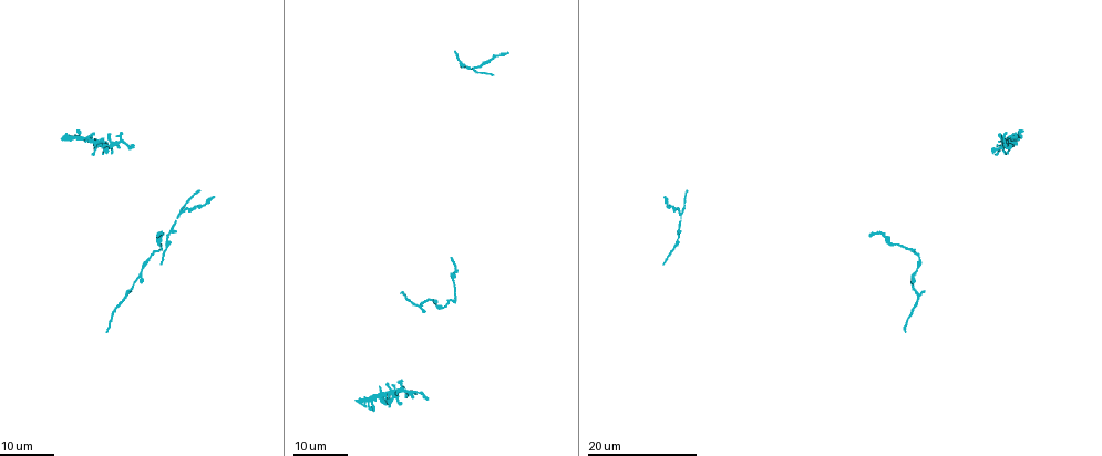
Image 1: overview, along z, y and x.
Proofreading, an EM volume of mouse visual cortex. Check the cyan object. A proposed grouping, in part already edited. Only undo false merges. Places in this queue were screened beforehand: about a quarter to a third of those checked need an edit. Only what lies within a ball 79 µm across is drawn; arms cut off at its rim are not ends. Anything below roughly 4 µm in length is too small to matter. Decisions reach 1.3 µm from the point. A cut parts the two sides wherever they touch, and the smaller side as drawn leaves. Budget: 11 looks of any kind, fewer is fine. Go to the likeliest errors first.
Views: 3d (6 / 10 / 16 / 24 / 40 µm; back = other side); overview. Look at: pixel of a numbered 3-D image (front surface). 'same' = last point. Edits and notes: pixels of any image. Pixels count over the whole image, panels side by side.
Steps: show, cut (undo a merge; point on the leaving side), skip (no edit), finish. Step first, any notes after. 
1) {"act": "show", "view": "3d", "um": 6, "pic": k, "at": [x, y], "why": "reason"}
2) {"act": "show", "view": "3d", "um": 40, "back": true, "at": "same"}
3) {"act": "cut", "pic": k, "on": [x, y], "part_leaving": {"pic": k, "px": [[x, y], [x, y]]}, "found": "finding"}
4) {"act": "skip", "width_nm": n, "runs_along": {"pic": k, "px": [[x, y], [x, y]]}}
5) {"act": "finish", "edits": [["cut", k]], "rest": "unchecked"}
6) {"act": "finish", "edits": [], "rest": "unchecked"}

{"act": "show", "view": "3d", "um": 16, "pic": 1, "at": [681, 216], "why": "arms part here"}

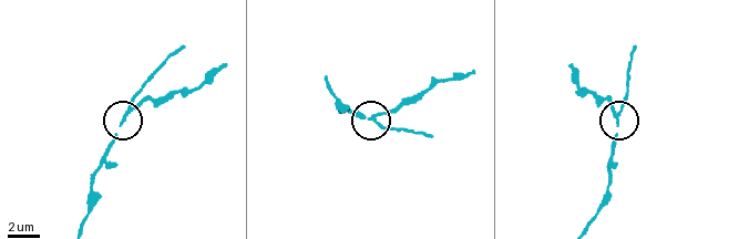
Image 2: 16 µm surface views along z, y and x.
{"act": "show", "view": "3d", "um": 6, "pic": 2, "at": [617, 116]}

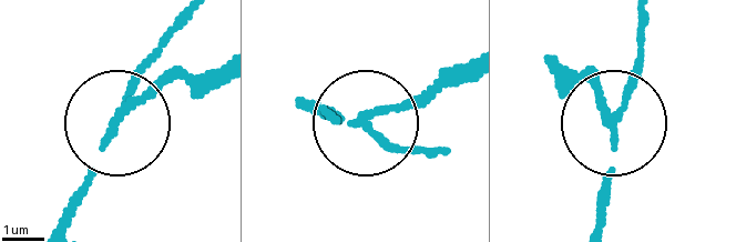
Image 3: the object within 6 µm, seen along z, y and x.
{"act": "cut", "pic": 3, "on": [170, 77], "width_nm": 140, "part_leaving": {"pic": 3, "px": [[123, 111], [173, 82], [215, 79]]}, "found": "a second neuron is stuck on"}

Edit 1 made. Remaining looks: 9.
{"act": "show", "view": "3d", "um": 24, "pic": 1, "at": [431, 298], "why": "small branch off a trunk"}

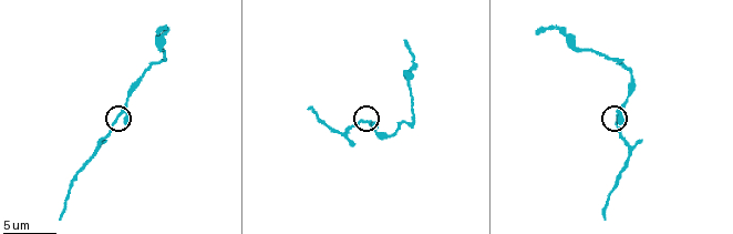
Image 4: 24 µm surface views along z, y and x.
{"act": "show", "view": "3d", "um": 10, "pic": 4, "at": [365, 123]}

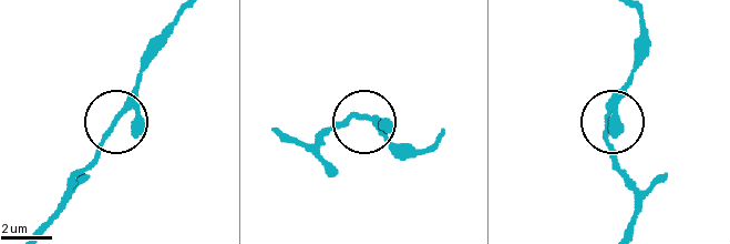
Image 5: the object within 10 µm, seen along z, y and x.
{"act": "skip", "arms": 3, "found": "continuous, no second neuron"}

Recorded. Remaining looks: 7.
{"act": "show", "view": "3d", "um": 16, "pic": 1, "at": [404, 391], "why": "looks like a crossing"}

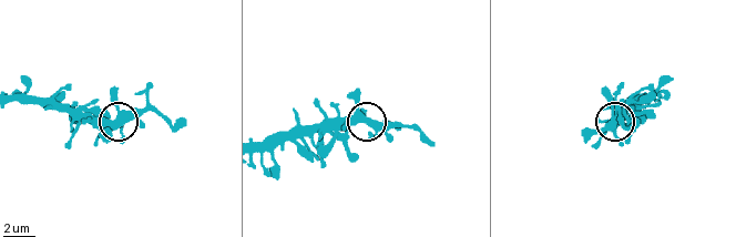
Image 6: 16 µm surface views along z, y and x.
{"act": "show", "view": "3d", "um": 10, "pic": 6, "at": [358, 120]}

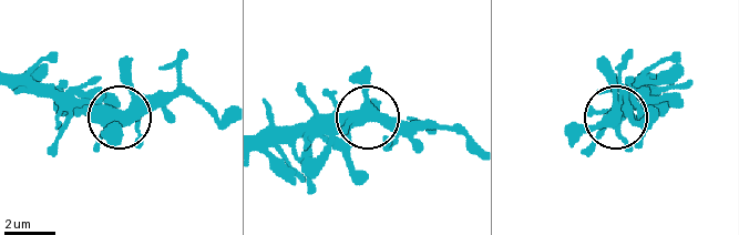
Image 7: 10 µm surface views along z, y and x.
{"act": "skip", "side_arm_um": 6, "found": "all the same neuron"}

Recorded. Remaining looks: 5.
{"act": "show", "view": "3d", "um": 16, "pic": 4, "at": [414, 66], "why": "sudden change in width"}

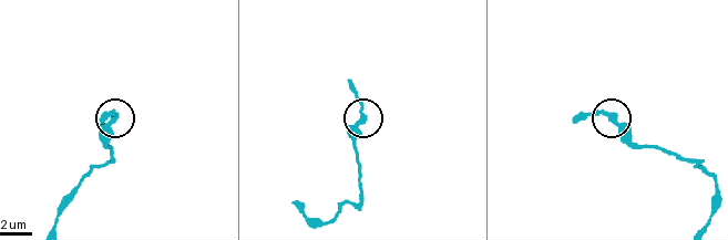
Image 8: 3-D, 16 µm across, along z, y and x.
{"act": "skip", "runs_along": {"pic": 8, "px": [[354, 84], [361, 111], [354, 145]]}, "found": "one neuron here"}

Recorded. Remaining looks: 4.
{"act": "show", "view": "3d", "um": 6, "pic": 4, "at": [90, 158], "why": "a narrow waist"}

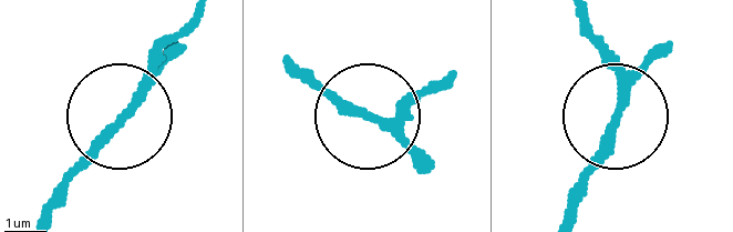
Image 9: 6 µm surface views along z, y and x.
{"act": "skip", "runs_along": {"pic": 9, "px": [[451, 73], [391, 116], [341, 112], [302, 77]]}, "found": "all the same neuron"}

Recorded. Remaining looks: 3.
{"act": "finish", "edits": [["cut", 3]], "rest": "unchecked"}

